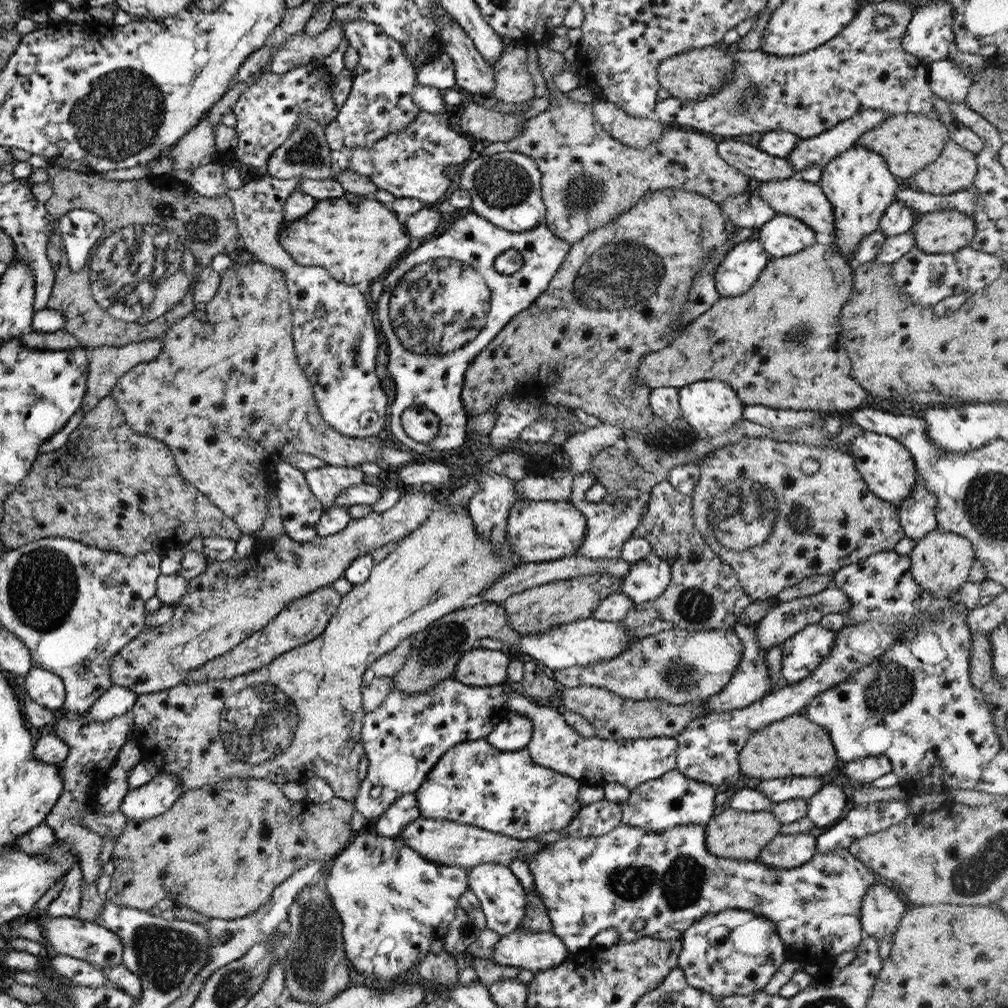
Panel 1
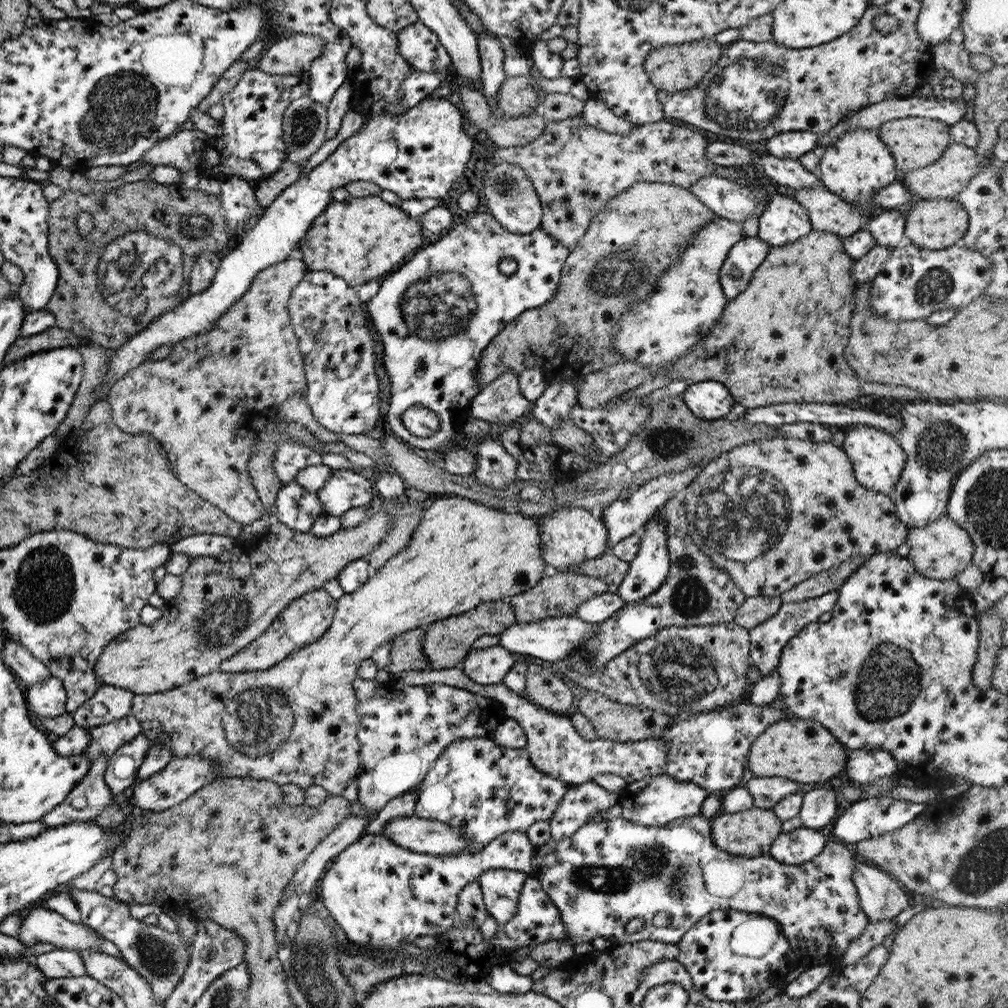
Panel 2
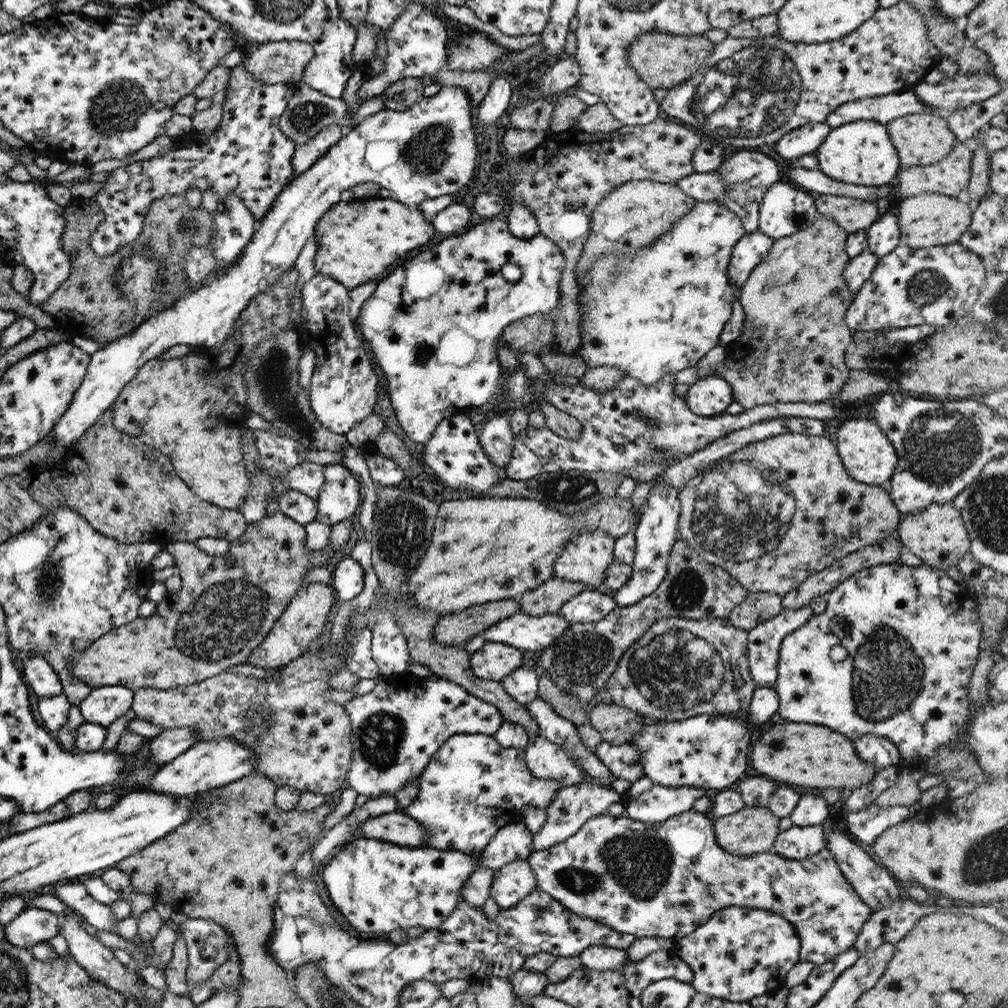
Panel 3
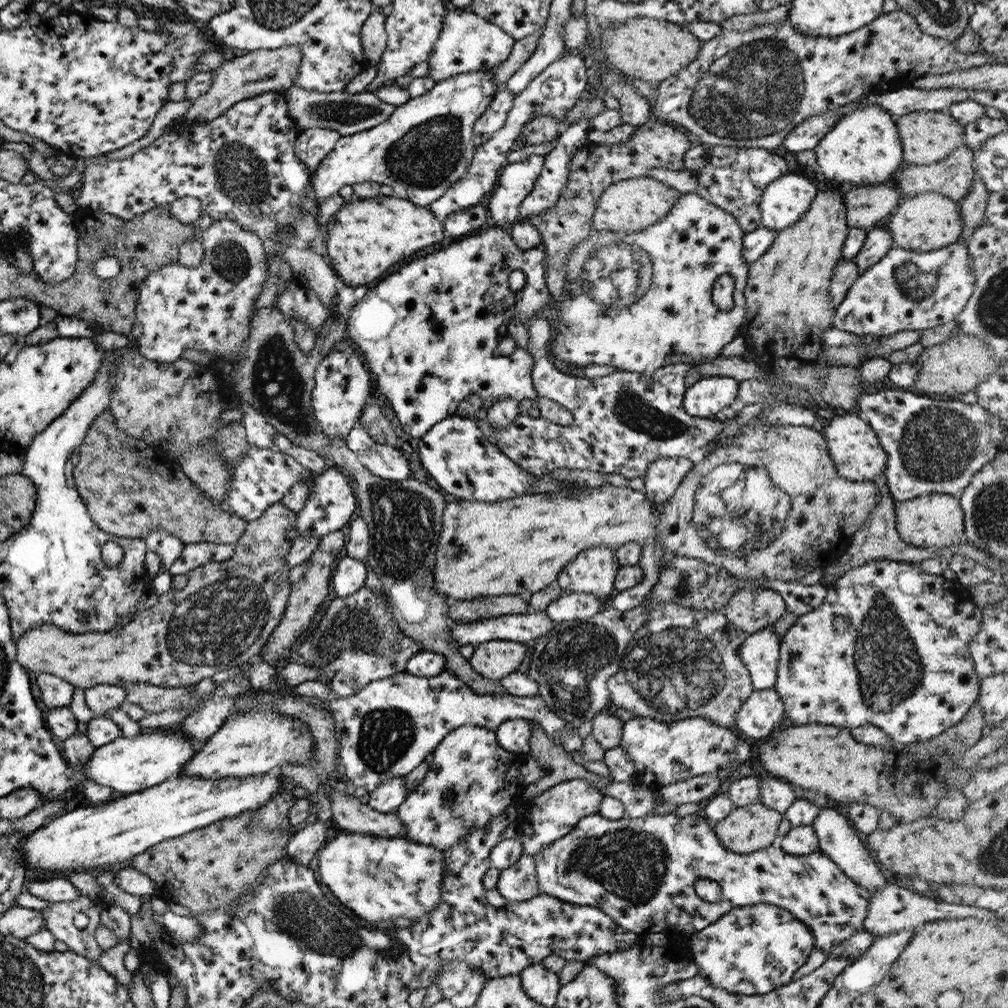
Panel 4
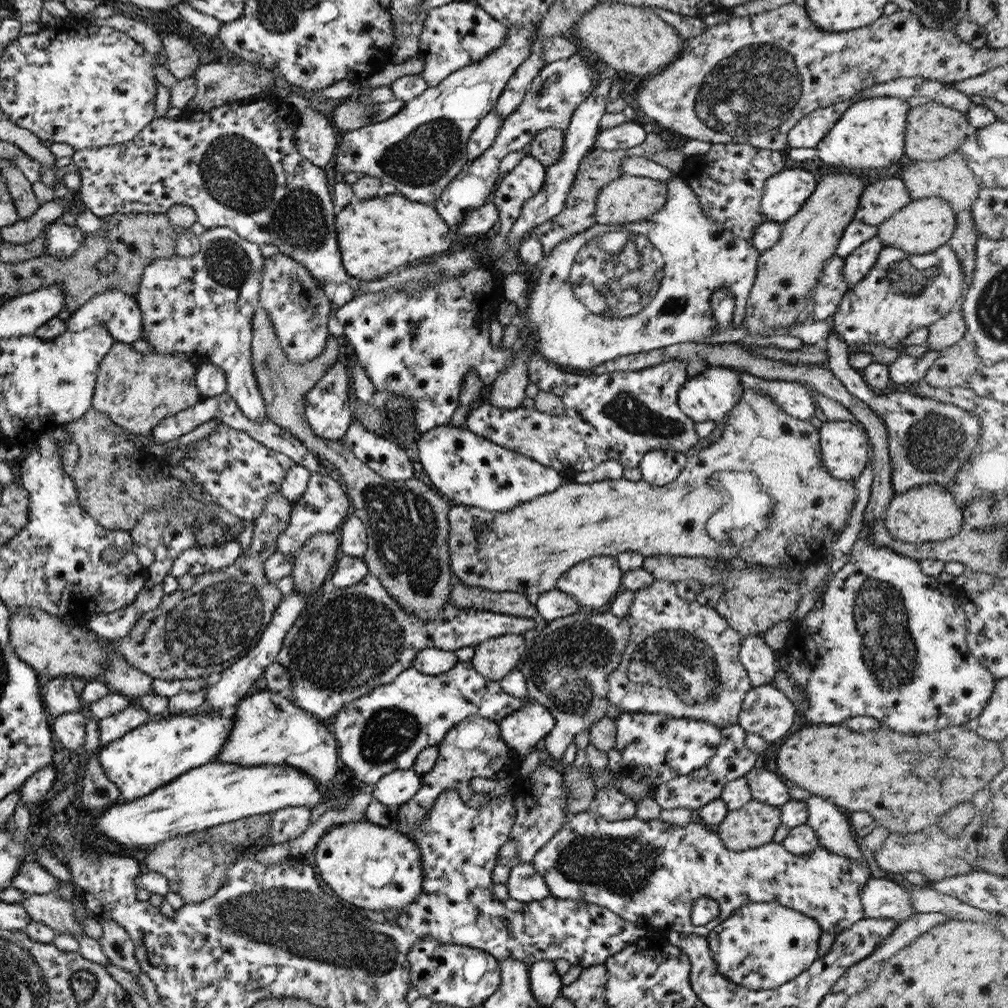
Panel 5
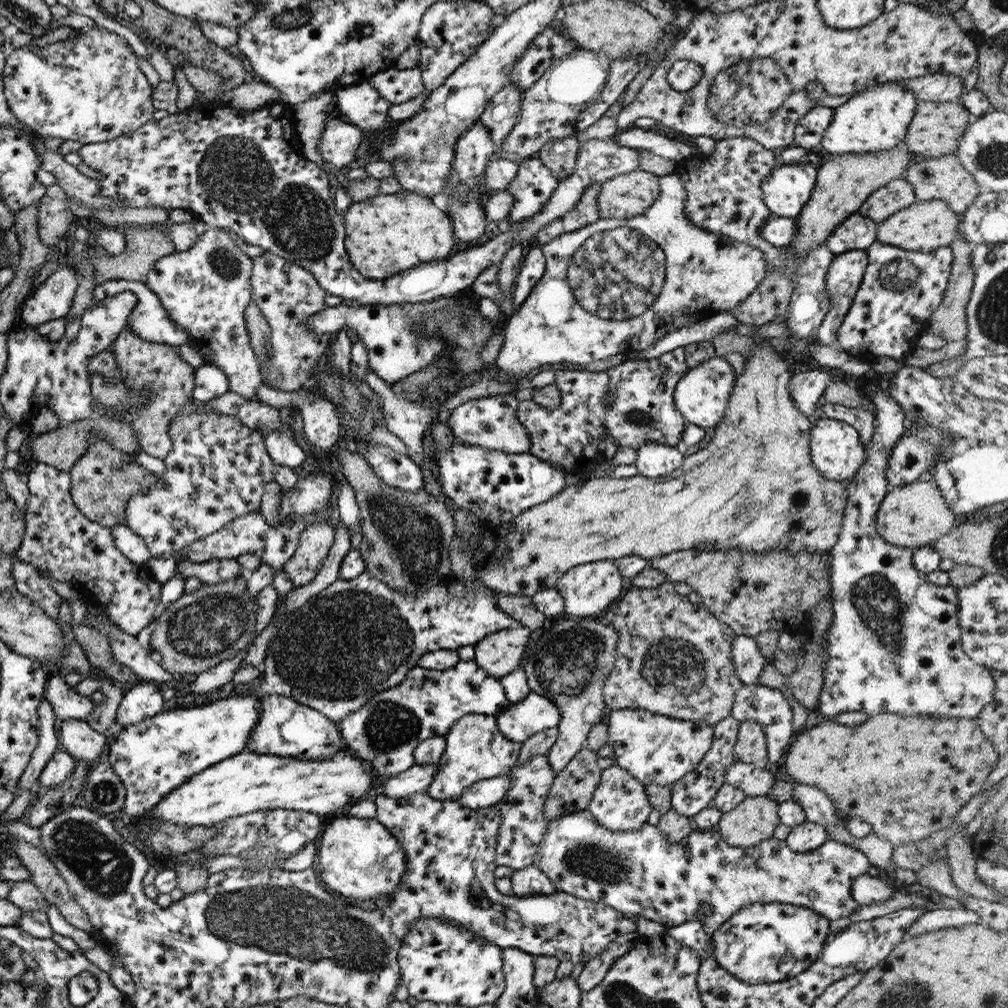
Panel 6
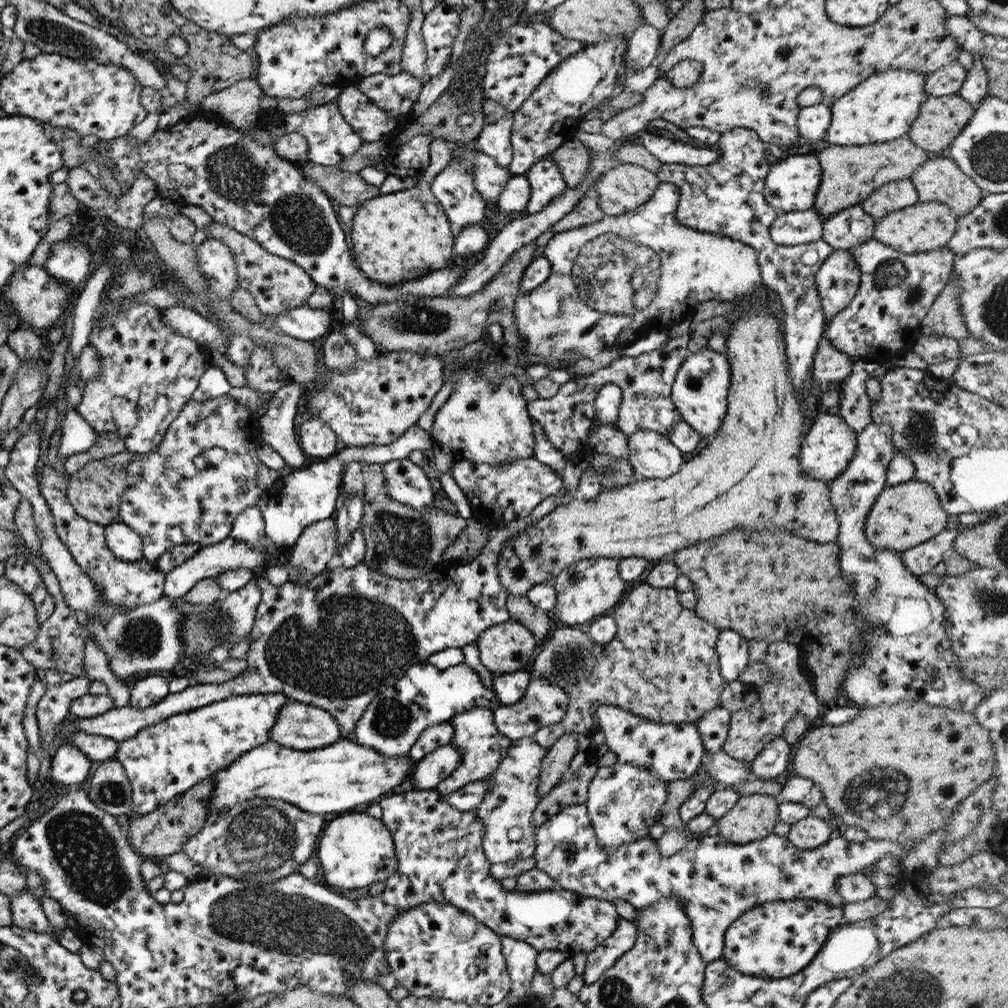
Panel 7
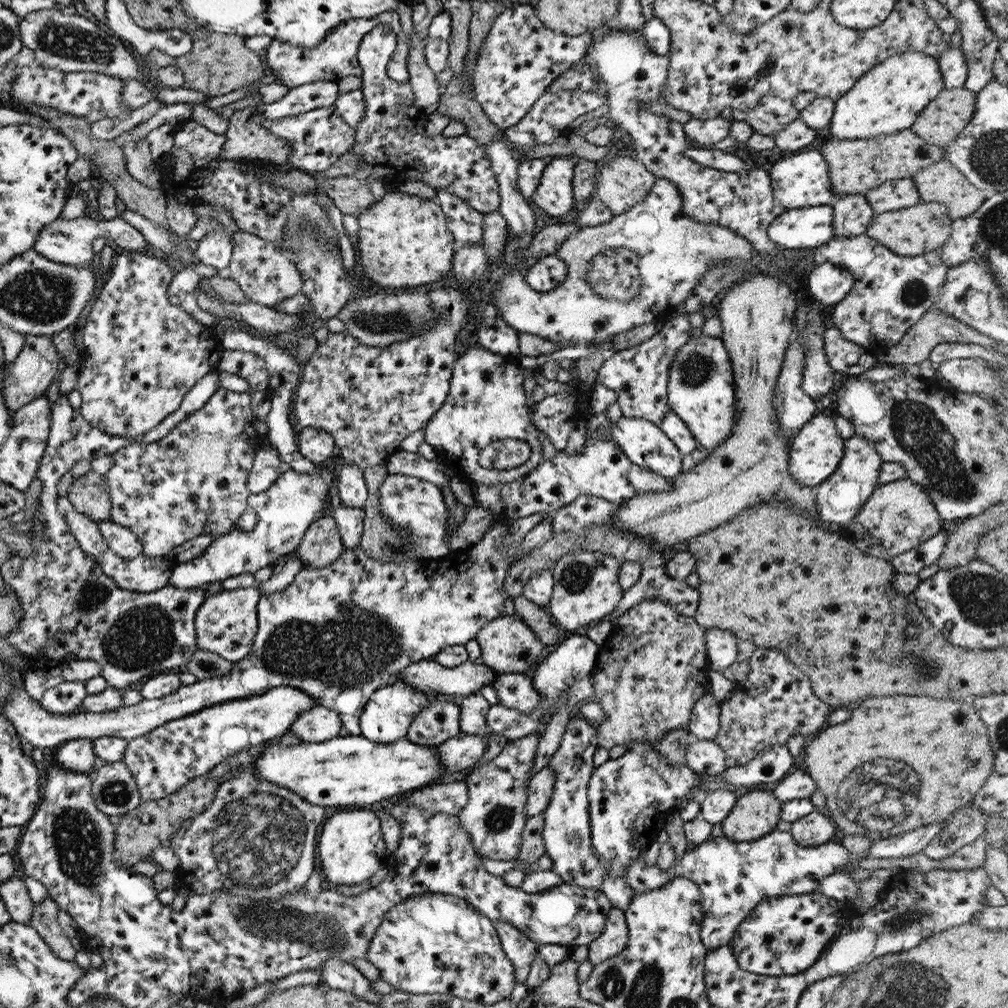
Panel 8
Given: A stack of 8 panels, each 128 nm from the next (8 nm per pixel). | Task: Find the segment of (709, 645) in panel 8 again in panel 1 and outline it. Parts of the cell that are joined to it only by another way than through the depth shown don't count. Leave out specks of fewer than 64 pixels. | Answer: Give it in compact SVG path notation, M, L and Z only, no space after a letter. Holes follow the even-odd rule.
M835 587L822 590L819 594L779 603L775 609L769 610L763 616L763 619L756 624L755 640L757 640L757 648L766 653L769 648L779 646L779 644L782 645L787 638L799 633L805 626L818 623L825 614L837 612L843 615L849 607L851 607L849 598L845 596L844 592Z

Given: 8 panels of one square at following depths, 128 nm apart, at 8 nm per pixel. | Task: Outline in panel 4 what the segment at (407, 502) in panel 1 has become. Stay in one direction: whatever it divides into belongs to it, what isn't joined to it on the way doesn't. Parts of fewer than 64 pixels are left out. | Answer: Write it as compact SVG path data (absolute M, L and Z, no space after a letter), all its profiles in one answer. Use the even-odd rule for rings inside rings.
M280 502L269 505L264 511L264 514L261 514L260 518L247 522L245 531L234 542L234 554L227 561L221 563L211 562L193 570L189 570L187 574L188 583L181 588L181 590L173 588L165 592L165 594L160 594L157 598L157 602L155 602L151 608L135 613L134 618L128 624L125 624L125 626L103 633L89 632L83 634L70 634L69 632L64 632L56 628L53 624L39 624L38 626L34 626L34 628L29 628L14 642L16 644L16 661L24 669L31 670L34 674L43 674L43 672L45 672L45 674L55 675L66 680L74 687L82 689L95 686L96 684L121 685L127 681L131 683L145 681L153 686L167 688L185 687L203 679L211 678L211 675L215 674L216 671L231 669L250 661L262 650L267 638L269 638L280 622L286 607L286 599L288 598L291 582L287 579L289 569L284 568L284 561L282 558L284 558L284 555L289 551L291 541L297 536L295 520L295 514Z

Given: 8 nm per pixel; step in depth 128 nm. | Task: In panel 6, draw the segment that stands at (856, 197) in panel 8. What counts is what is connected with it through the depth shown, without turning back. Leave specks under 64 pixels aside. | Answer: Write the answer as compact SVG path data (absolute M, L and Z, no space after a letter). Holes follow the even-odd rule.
M855 212L829 233L825 244L834 255L838 255L849 250L866 249L875 241L876 224Z

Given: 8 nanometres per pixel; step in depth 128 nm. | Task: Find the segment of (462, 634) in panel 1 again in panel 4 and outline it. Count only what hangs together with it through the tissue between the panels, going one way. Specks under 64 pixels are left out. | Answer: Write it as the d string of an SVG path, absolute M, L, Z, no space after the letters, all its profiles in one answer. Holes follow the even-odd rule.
M506 594L455 601L448 605L446 616L451 622L480 622L487 618L529 611L525 597Z

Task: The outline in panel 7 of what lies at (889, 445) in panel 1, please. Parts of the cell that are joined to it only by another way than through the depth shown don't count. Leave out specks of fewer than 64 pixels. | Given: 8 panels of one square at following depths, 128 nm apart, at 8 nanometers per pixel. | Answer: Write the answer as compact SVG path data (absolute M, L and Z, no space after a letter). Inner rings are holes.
M826 412L815 413L807 433L799 443L799 464L803 472L813 478L827 484L845 469L857 443L857 434L851 430L839 415Z

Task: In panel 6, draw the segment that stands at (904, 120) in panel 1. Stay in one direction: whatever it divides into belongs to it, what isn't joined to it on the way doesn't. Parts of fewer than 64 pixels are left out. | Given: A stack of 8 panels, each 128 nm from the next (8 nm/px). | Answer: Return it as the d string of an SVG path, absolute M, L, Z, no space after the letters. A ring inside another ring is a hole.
M918 100L903 142L916 159L951 155L956 150L958 139L965 132L969 120L971 116L960 102Z

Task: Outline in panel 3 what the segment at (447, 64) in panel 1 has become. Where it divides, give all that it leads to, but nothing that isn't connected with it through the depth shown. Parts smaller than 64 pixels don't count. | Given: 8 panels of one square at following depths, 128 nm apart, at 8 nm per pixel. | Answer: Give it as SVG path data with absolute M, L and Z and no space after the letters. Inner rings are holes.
M403 78L393 82L379 95L384 108L402 111L413 105L422 97L422 86L425 78Z

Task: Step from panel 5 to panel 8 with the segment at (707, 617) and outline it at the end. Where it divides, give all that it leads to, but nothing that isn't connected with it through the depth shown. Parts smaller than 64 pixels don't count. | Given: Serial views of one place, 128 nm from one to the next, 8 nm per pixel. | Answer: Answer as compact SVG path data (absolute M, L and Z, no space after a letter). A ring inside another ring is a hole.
M657 598L637 602L617 617L610 637L600 644L591 673L593 694L605 716L596 727L597 746L608 749L618 744L639 742L643 747L655 744L671 730L685 727L693 703L710 692L707 652L703 644L706 630L697 625L691 616L677 614L667 602Z

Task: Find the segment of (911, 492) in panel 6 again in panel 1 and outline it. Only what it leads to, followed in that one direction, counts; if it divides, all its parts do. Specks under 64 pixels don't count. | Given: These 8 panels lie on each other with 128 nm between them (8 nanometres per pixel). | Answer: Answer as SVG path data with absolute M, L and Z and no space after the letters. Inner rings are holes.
M936 528L917 539L908 555L910 573L921 589L933 593L935 597L952 597L959 587L967 582L968 572L974 563L974 555L969 539L955 533Z

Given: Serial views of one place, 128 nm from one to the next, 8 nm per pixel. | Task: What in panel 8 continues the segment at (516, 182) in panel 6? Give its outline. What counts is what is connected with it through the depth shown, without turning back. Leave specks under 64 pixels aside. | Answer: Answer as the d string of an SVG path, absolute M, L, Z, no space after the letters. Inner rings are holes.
M579 157L550 158L533 191L531 201L546 214L555 218L565 217L574 203L571 178L573 166Z

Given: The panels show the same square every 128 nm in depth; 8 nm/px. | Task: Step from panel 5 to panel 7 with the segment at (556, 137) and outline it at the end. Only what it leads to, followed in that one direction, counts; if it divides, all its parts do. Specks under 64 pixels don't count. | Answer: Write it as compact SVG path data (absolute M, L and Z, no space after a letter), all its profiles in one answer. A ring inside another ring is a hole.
M577 137L566 141L545 158L559 165L566 188L575 188L585 180L585 172L589 170L590 156Z

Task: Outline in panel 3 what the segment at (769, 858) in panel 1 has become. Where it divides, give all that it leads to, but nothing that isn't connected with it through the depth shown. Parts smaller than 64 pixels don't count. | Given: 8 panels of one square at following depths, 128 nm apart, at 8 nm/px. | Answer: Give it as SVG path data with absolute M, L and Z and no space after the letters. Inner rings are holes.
M822 825L793 826L779 831L771 852L789 860L803 860L825 846Z

